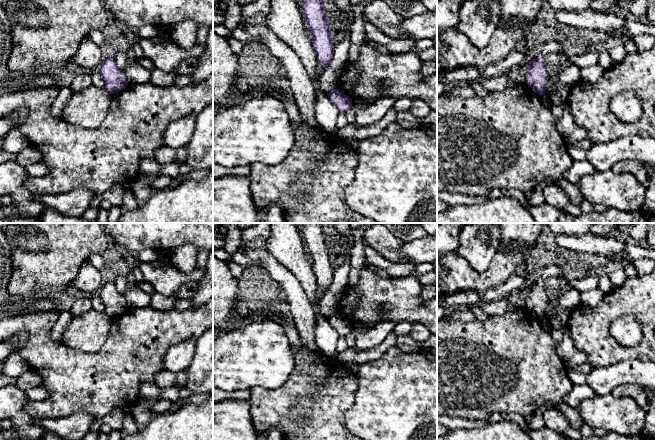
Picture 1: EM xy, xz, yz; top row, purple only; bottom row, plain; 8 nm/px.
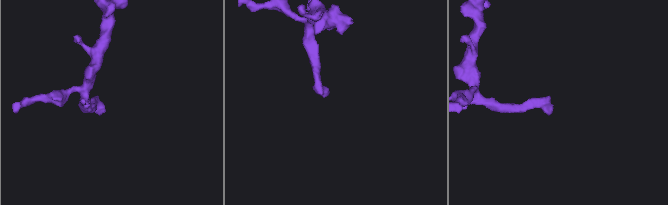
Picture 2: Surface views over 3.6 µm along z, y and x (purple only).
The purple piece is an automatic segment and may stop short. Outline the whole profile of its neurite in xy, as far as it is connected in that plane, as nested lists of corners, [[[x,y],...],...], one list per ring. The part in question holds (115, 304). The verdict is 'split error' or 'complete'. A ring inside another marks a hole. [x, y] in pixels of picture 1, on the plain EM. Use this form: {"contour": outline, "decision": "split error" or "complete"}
{"contour": [[[113,280],[105,282],[98,292],[97,296],[105,305],[105,313],[114,318],[126,312],[128,309],[127,301],[124,295],[121,295]]], "decision": "complete"}

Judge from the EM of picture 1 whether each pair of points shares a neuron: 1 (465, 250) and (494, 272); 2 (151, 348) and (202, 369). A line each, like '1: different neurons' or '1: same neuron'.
1: different neurons
2: different neurons

